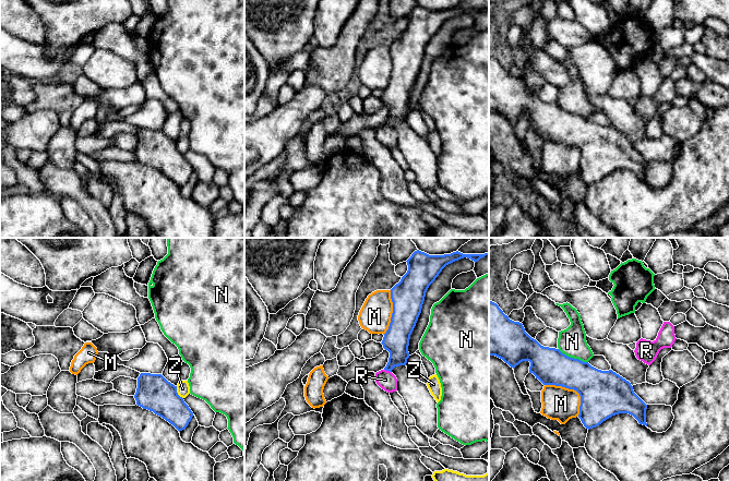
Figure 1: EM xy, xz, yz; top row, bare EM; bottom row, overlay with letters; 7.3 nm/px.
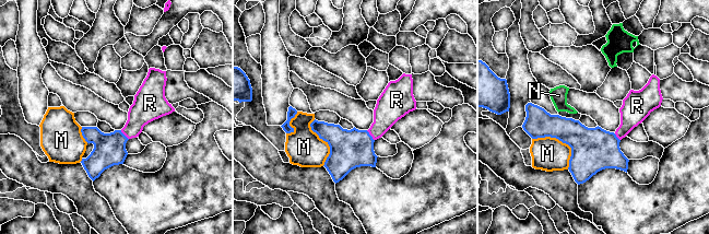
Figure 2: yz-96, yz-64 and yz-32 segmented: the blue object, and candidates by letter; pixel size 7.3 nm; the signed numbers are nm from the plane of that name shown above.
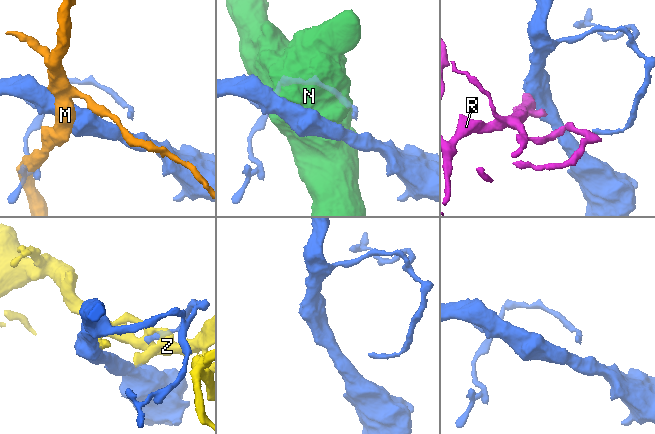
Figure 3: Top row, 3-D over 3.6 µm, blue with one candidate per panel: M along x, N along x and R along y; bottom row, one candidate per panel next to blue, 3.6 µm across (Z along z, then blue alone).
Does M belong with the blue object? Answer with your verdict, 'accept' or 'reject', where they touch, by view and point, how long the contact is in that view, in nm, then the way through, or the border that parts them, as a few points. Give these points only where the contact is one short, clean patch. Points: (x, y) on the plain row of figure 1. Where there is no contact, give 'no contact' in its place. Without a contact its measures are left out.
reject; contact yz (573, 144); length 340 nm

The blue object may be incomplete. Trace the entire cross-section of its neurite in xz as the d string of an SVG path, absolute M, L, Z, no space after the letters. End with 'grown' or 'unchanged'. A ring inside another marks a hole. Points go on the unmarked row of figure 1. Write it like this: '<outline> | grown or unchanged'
M417 5L406 16L407 28L391 45L393 69L381 98L390 108L390 113L386 122L375 129L375 137L382 145L387 148L397 146L397 134L392 125L407 119L410 91L421 69L429 41L446 21L464 13L476 19L486 11L488 9L463 10L458 7L444 11L429 11Z | grown

